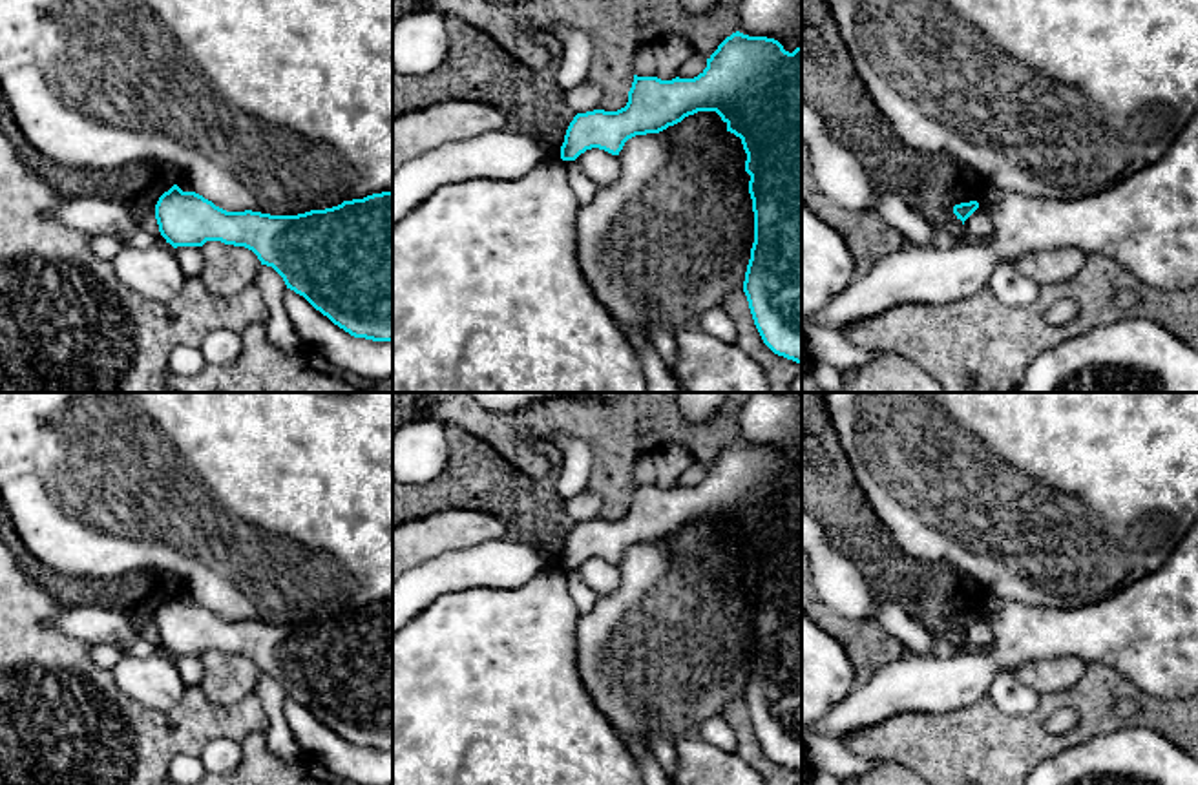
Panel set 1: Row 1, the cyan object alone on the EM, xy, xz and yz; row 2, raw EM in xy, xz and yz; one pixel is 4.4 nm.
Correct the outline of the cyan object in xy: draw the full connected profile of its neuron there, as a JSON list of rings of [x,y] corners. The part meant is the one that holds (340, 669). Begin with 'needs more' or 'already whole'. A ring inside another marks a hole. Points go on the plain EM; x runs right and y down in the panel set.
already whole; [[[173,593],[155,613],[161,644],[173,657],[206,650],[245,655],[272,675],[287,697],[354,747],[393,750],[393,601],[343,610],[298,624],[226,621],[195,601]]]

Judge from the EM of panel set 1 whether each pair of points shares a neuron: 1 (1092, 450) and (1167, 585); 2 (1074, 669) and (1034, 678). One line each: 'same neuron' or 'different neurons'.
1: different neurons
2: same neuron

